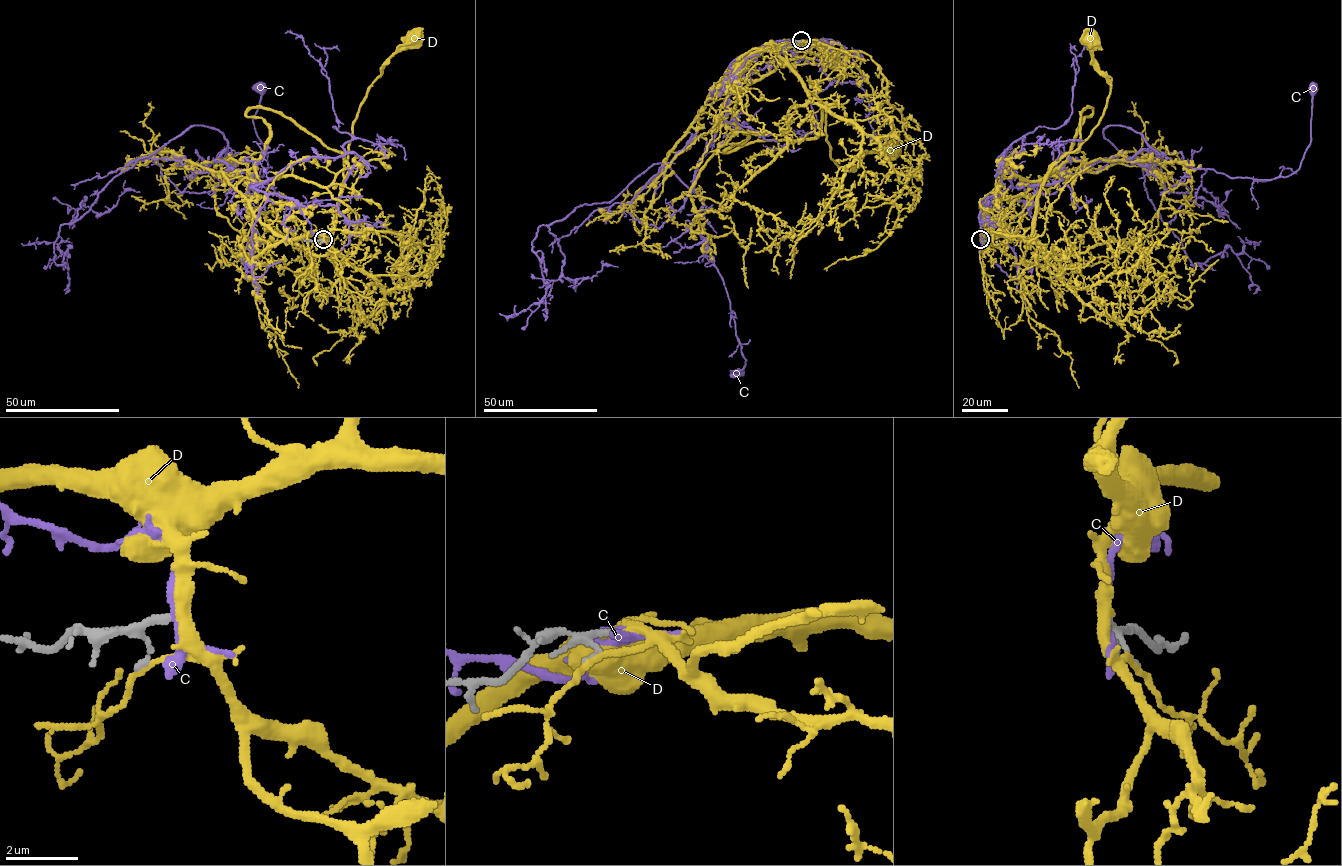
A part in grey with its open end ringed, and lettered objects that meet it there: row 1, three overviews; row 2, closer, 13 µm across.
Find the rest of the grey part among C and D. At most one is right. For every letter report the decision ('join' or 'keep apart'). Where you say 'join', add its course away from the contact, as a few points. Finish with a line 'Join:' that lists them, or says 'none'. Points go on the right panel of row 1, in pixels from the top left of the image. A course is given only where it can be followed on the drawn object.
C: keep apart
D: keep apart
Join: none

